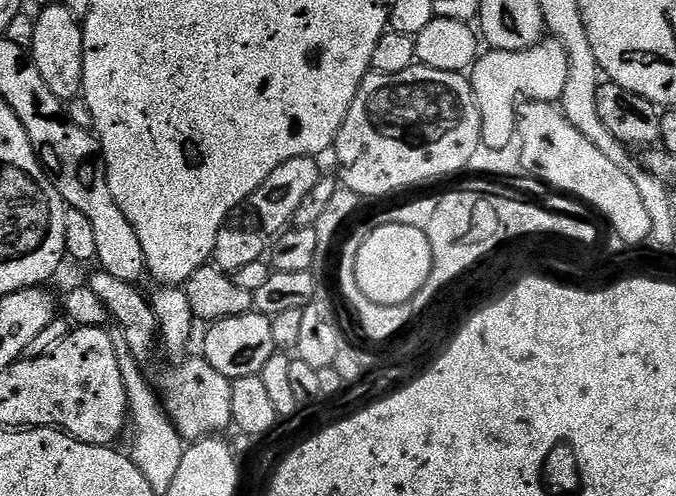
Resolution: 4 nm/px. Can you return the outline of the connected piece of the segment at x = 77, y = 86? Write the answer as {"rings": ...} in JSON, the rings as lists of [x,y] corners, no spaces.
{"rings":[[[63,3],[52,4],[40,12],[36,25],[32,28],[32,48],[30,44],[30,59],[33,66],[42,74],[42,82],[50,86],[50,94],[57,96],[61,102],[75,100],[81,95],[84,87],[84,29],[81,21],[76,19]]]}

